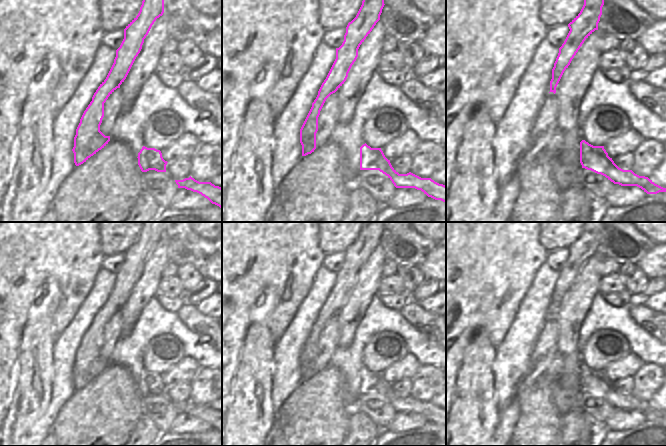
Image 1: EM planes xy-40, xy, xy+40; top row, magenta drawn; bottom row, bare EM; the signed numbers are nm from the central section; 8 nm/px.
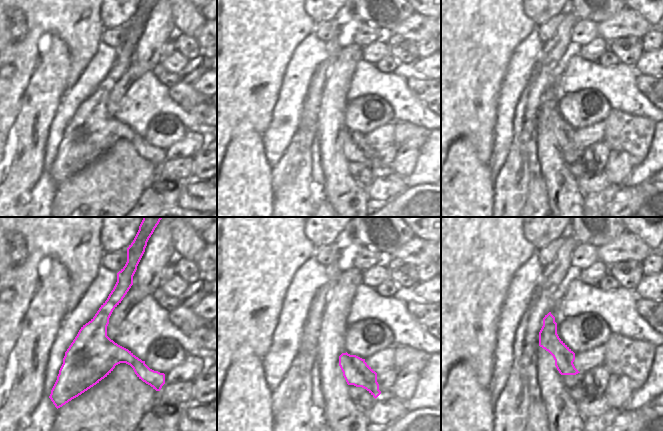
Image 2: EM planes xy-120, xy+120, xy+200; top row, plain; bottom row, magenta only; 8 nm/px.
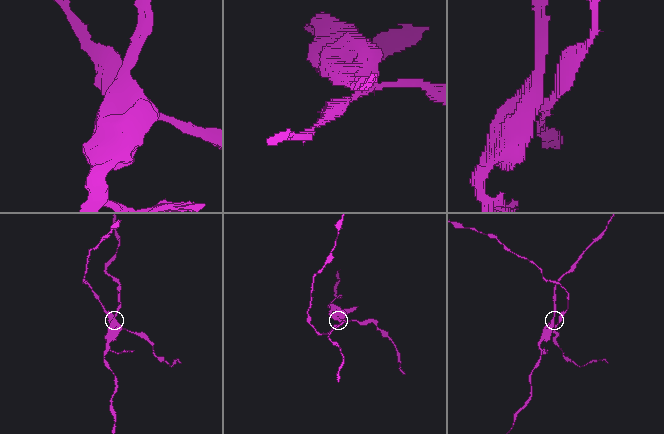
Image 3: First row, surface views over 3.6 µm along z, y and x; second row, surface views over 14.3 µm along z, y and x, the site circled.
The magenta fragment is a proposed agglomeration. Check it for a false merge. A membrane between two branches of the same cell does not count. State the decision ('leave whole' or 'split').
split

